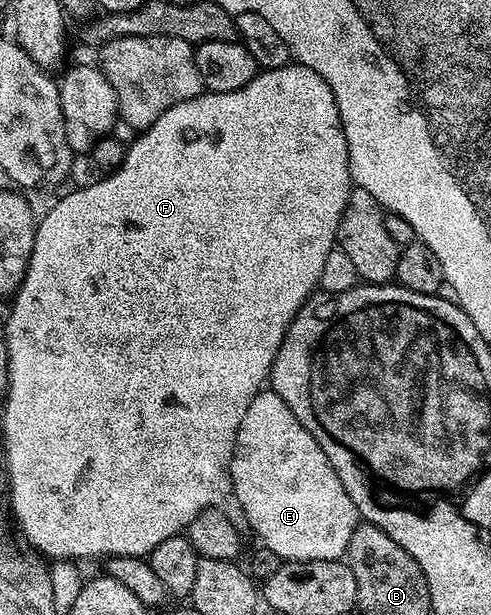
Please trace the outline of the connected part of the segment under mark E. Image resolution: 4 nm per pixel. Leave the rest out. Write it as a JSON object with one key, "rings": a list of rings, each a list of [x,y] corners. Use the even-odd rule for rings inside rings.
{"rings":[[[264,390],[255,395],[253,402],[249,402],[249,410],[245,410],[245,418],[241,418],[241,426],[237,430],[235,453],[231,459],[231,481],[237,502],[241,502],[241,510],[247,519],[247,528],[259,535],[260,542],[272,552],[272,557],[283,562],[337,560],[346,557],[349,538],[353,538],[353,530],[361,523],[359,511],[357,506],[353,506],[353,498],[349,498],[349,494],[345,494],[345,486],[341,486],[341,478],[337,478],[337,470],[333,470],[329,458],[325,458],[325,450],[321,450],[317,438],[313,438],[313,434],[309,434],[309,430],[305,430],[305,426],[301,426],[297,414],[293,414],[293,410],[289,410],[289,406],[281,398],[281,394]]]}

